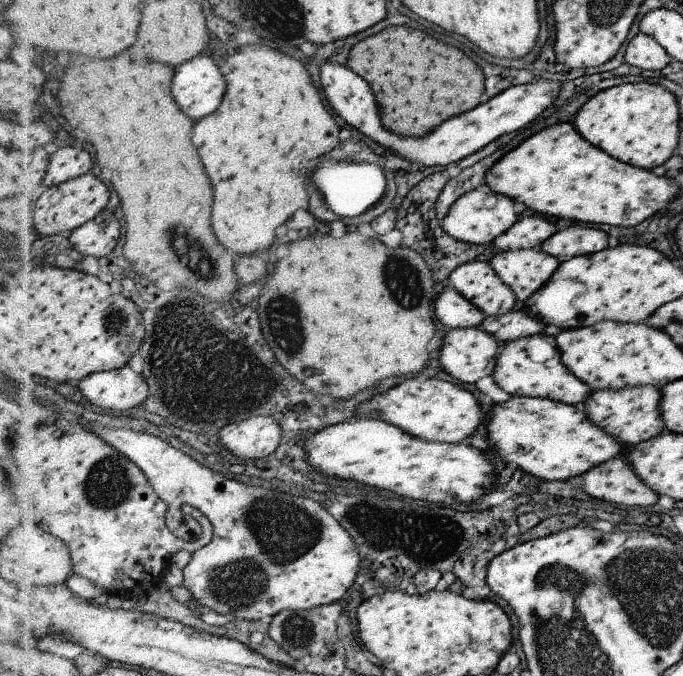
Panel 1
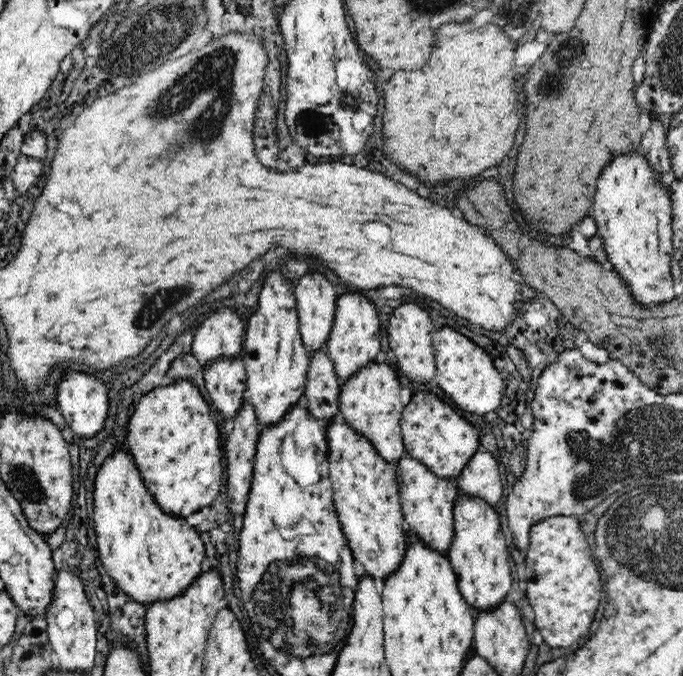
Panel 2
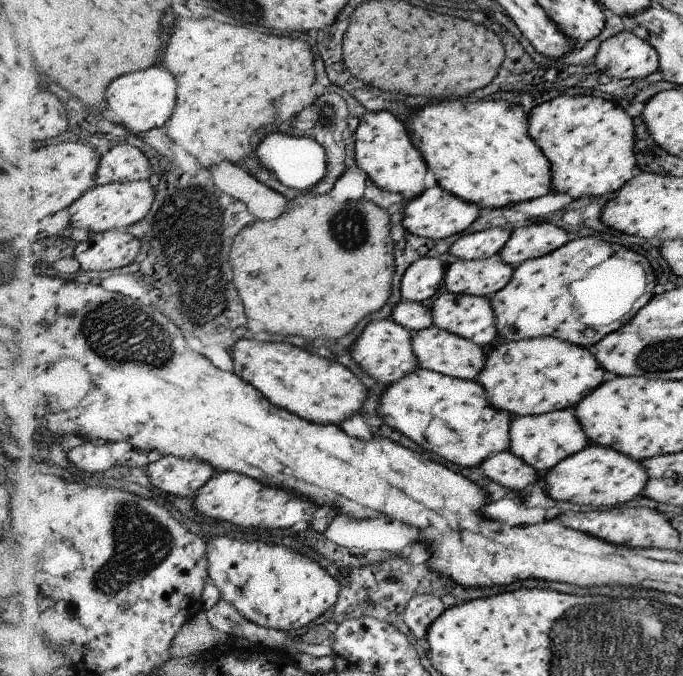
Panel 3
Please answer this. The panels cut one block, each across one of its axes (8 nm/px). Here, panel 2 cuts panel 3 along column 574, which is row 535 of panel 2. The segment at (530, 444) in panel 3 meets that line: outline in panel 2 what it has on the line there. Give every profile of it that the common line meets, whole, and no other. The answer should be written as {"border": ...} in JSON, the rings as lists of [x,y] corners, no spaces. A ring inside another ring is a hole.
{"border":[[[405,454],[395,467],[401,509],[404,513],[404,520],[408,524],[407,535],[420,539],[424,546],[434,548],[434,551],[447,554],[455,535],[453,512],[456,499],[460,495],[456,481],[441,479],[438,475],[433,475],[428,467],[408,454]]]}

